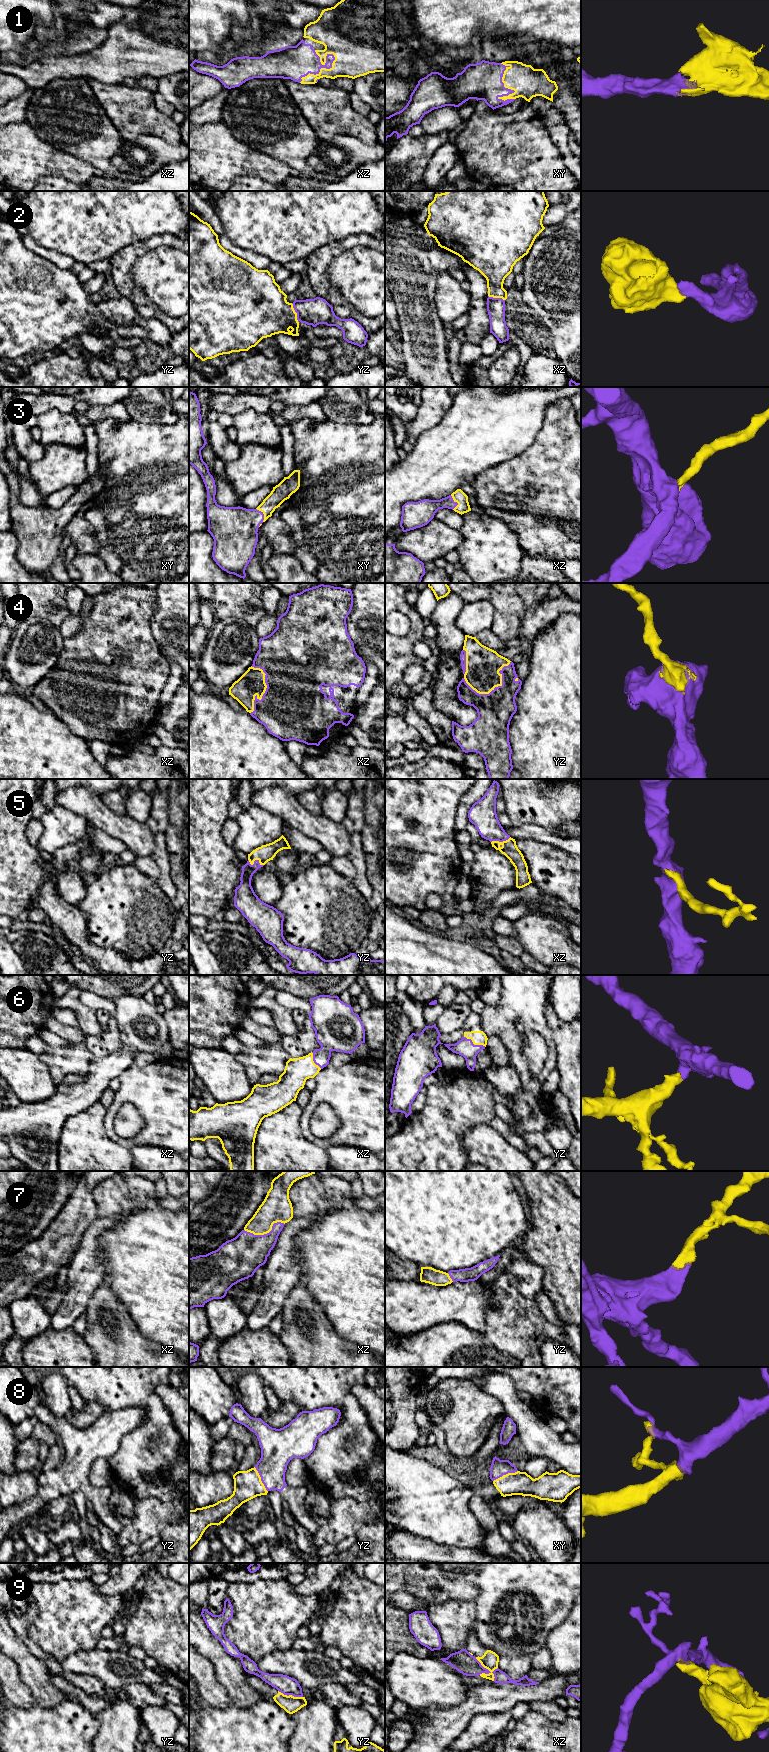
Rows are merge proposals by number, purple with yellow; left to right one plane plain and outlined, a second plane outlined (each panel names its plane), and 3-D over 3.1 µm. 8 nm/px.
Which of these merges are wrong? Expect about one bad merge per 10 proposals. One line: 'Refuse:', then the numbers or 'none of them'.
Refuse: 9

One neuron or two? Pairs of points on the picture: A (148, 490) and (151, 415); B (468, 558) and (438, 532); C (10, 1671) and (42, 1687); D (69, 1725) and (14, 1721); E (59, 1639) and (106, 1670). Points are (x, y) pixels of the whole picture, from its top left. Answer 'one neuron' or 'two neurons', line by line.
A: two neurons
B: two neurons
C: two neurons
D: one neuron
E: two neurons

